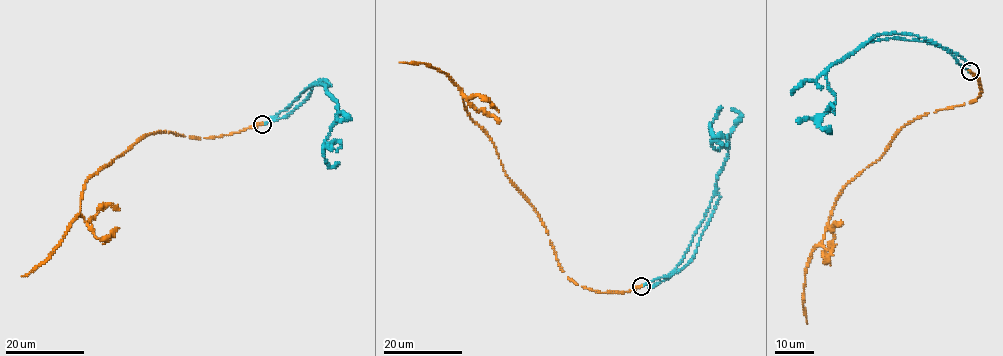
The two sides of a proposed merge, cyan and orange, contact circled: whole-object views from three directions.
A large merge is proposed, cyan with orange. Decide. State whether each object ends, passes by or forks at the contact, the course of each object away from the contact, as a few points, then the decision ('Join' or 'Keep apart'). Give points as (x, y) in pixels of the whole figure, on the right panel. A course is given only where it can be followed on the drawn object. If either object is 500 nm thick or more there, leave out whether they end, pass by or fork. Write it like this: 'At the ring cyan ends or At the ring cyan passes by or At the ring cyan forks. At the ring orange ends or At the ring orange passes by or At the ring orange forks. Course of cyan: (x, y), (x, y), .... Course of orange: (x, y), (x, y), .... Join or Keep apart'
At the ring cyan ends. At the ring orange ends. Course of cyan: (970, 71), (926, 39), (884, 33), (828, 69), (826, 83), (835, 102), (819, 125), (829, 131), (830, 125). Course of orange: (970, 71), (978, 78), (979, 98), (902, 126), (878, 160), (849, 181), (835, 202), (805, 273), (807, 324). Join

